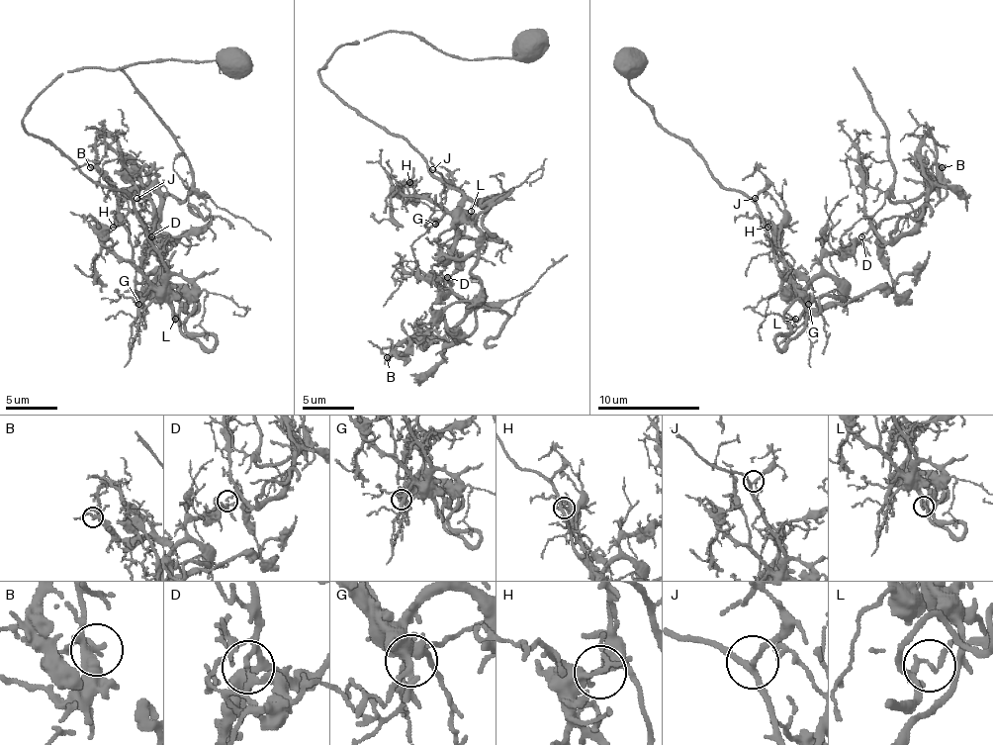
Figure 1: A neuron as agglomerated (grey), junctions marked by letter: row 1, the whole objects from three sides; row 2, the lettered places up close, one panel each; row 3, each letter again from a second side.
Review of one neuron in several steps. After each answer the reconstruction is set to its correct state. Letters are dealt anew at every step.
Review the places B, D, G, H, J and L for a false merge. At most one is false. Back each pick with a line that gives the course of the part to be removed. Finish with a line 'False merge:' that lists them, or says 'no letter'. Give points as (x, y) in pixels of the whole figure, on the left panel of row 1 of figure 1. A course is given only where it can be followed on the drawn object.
D: (151, 236), (154, 230), (170, 239), (159, 209), (164, 198), (188, 196), (193, 167), (119, 67)
False merge: D

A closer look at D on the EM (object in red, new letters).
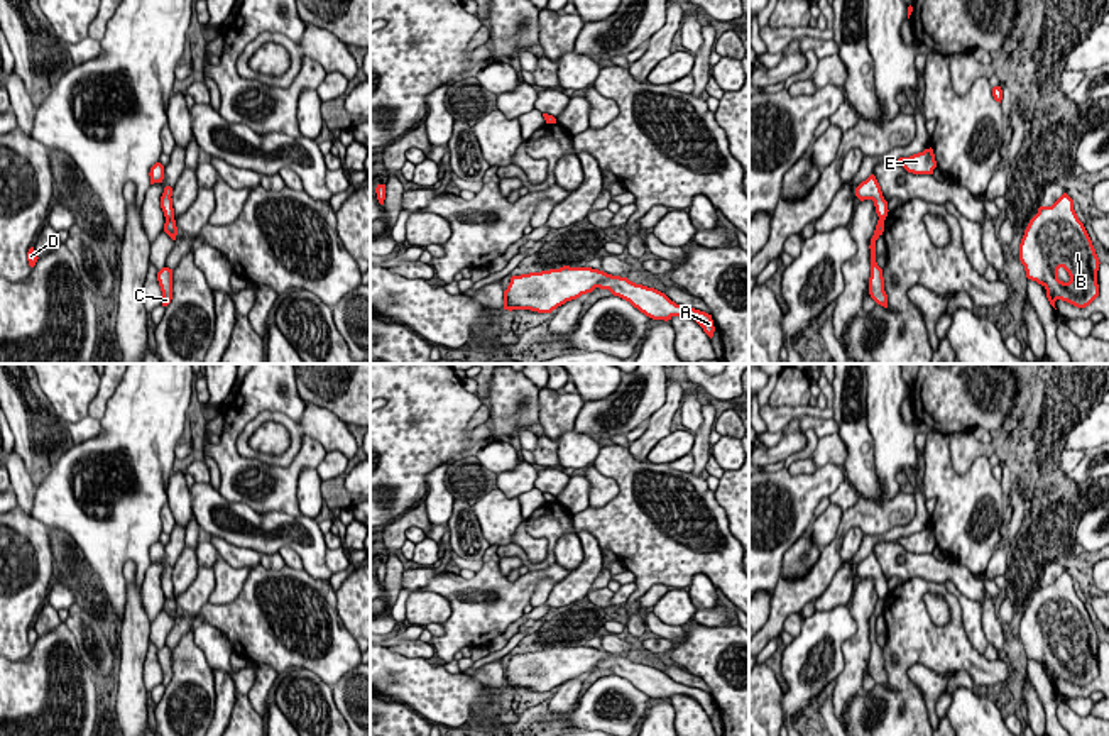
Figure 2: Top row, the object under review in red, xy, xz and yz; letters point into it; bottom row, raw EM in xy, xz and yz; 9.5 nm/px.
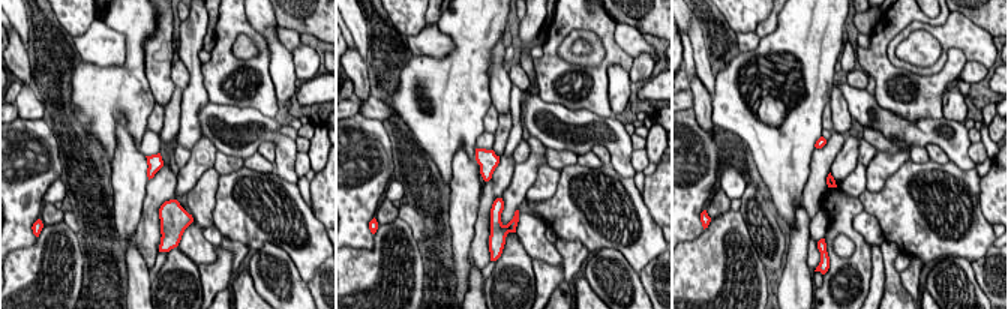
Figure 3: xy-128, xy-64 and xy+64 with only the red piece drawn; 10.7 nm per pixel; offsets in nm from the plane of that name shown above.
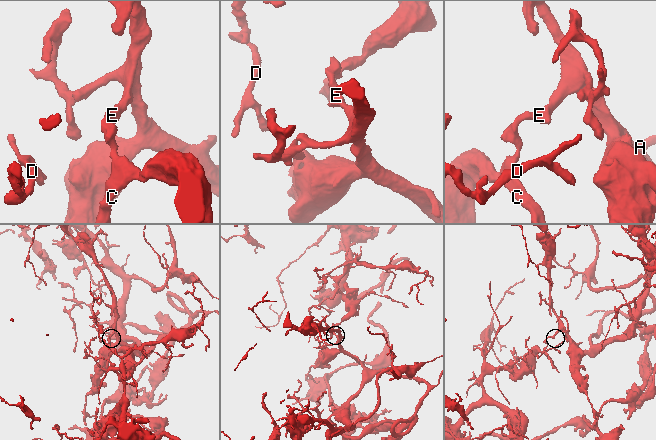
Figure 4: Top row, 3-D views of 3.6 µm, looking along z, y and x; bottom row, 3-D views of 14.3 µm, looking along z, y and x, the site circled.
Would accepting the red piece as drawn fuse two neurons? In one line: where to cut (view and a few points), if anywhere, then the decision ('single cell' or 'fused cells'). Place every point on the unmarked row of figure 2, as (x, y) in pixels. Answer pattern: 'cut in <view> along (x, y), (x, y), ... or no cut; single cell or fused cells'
cut in xy along (166, 594), (173, 598); fused cells

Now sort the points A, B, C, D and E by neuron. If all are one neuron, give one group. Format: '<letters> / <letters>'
A B E / C D

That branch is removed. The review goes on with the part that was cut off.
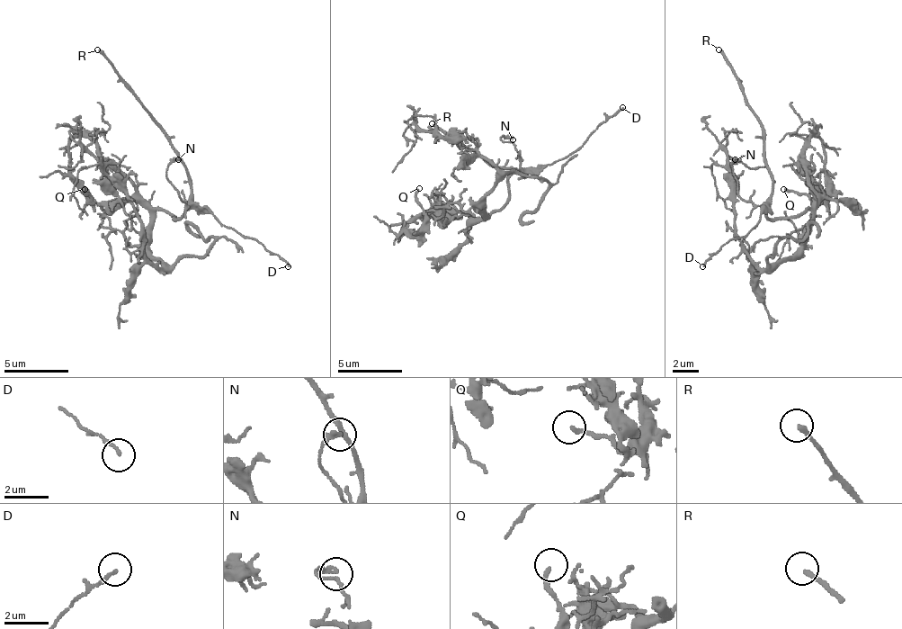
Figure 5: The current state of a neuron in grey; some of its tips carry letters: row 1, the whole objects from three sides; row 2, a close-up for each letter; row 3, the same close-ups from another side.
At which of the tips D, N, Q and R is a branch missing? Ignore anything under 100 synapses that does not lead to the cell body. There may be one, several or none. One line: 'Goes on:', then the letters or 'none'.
Goes on: R

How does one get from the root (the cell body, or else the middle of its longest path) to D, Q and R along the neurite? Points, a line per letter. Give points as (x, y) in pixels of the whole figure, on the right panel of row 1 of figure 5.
D: (809, 230), (812, 218), (809, 211), (796, 218), (771, 218), (767, 208), (748, 234), (732, 237), (702, 266)
Q: (809, 230), (812, 185), (806, 143), (816, 137), (826, 147), (826, 189), (816, 198), (783, 189)
R: (809, 230), (809, 211), (796, 218), (767, 214), (764, 127), (718, 49)

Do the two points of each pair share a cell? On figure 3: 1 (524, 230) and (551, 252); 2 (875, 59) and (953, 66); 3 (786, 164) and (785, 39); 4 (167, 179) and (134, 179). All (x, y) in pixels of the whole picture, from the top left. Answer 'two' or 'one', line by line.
1: one
2: one
3: one
4: two

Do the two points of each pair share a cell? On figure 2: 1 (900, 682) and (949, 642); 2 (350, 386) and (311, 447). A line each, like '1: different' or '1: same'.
1: same
2: different

